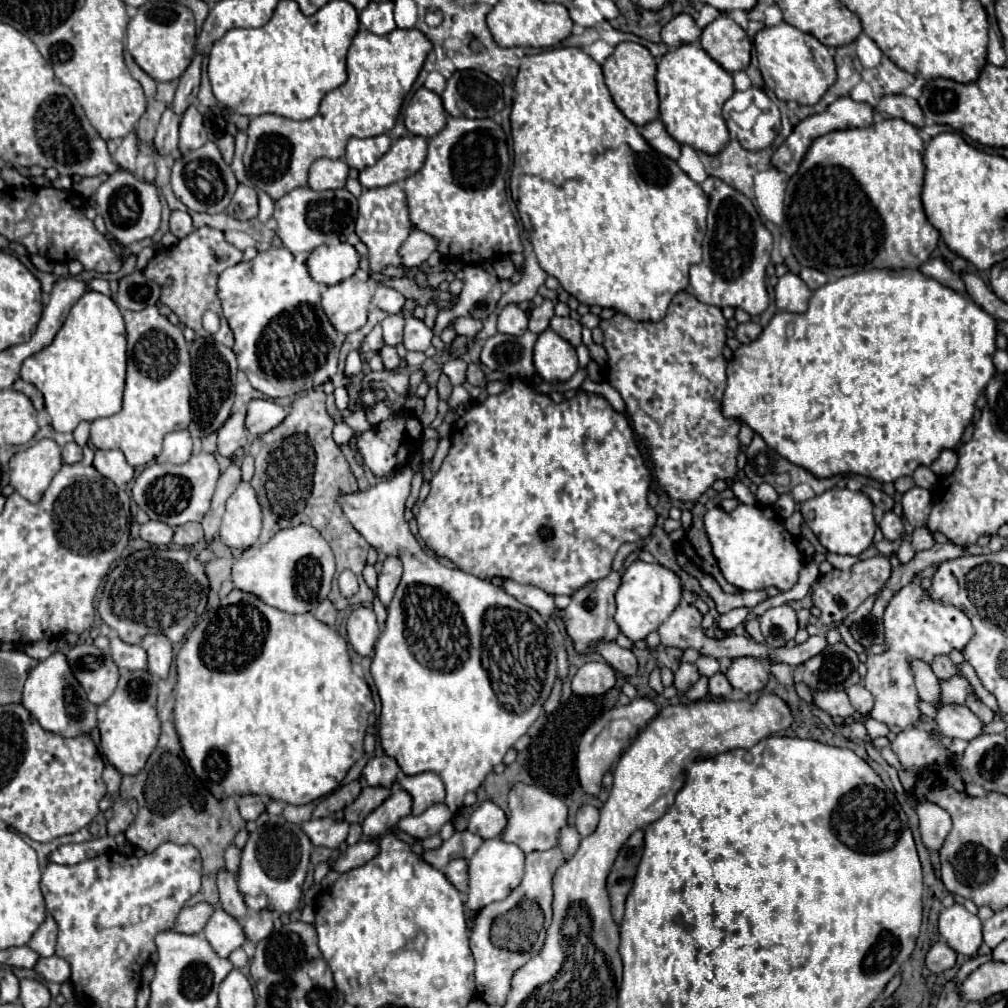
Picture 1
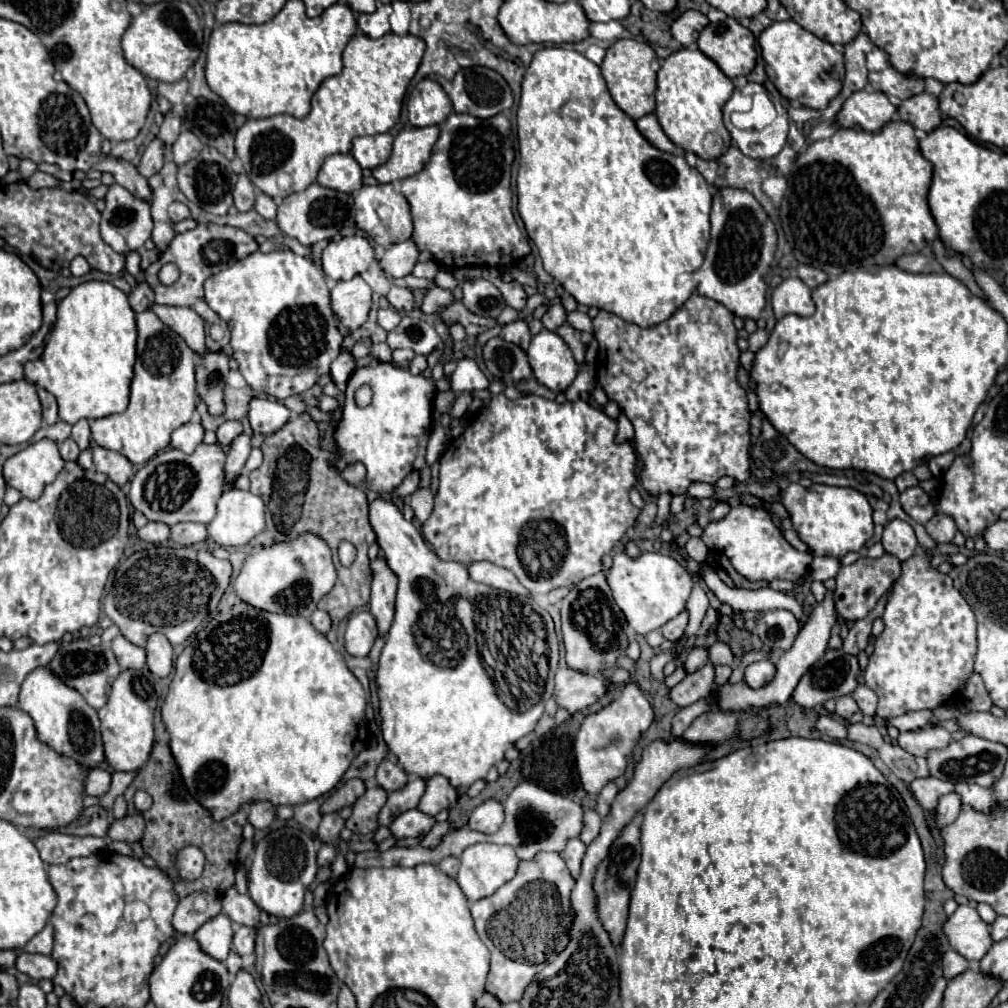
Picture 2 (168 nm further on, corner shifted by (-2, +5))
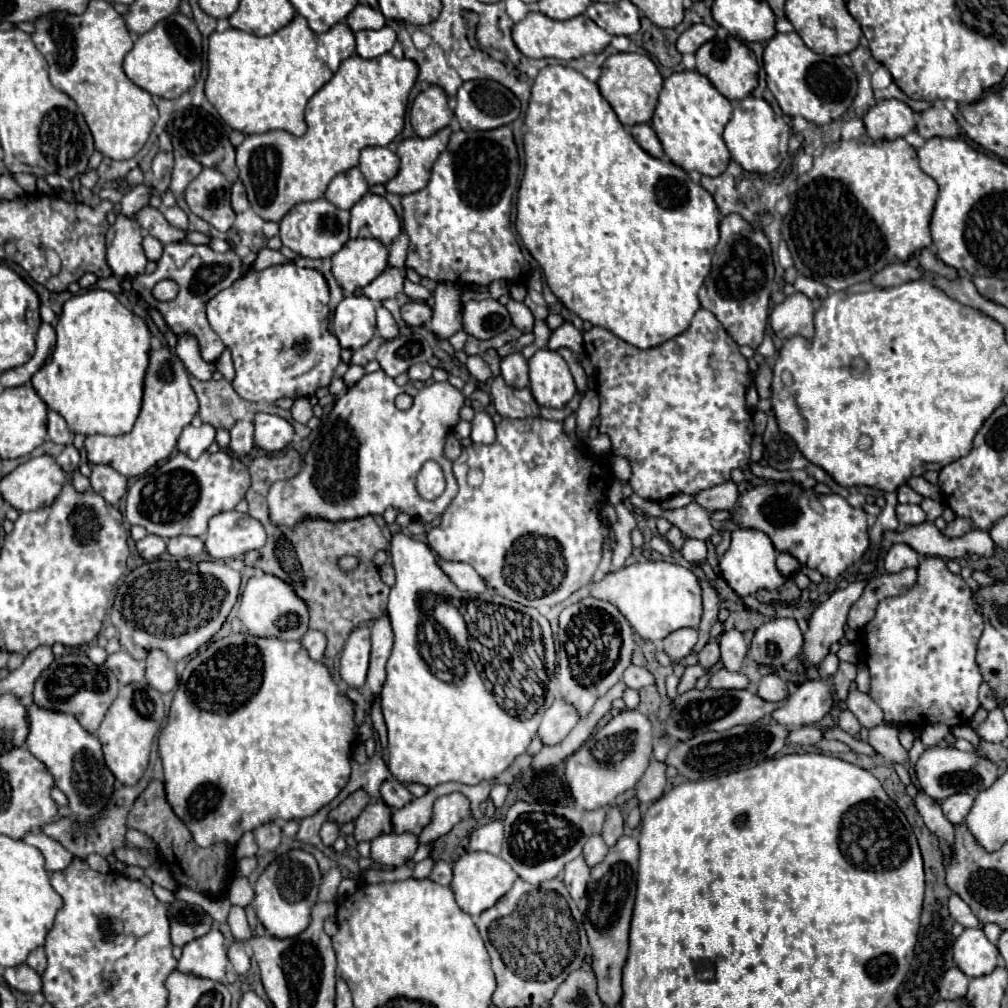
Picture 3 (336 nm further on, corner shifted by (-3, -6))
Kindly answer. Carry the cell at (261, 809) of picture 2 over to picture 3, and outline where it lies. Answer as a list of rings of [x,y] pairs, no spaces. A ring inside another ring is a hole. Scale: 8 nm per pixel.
[[[268,822],[254,830],[254,840],[256,840],[260,852],[276,850],[280,846],[280,838],[282,838],[282,830],[276,822]]]

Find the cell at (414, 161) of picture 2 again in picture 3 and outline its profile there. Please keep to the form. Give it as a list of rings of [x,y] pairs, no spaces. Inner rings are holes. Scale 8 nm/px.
[[[446,126],[430,138],[406,138],[398,144],[400,172],[386,184],[386,190],[398,196],[422,190],[428,184],[432,164],[448,146],[452,128]]]

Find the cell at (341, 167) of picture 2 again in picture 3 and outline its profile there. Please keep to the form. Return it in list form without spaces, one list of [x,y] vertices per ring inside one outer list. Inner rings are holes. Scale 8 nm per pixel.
[[[350,168],[338,174],[326,190],[326,200],[336,204],[338,208],[350,210],[364,194],[368,192],[368,184],[358,168]]]

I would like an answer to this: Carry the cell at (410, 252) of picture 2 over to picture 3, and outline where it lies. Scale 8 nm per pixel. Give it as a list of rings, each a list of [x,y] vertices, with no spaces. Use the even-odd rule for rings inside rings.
[[[388,266],[376,280],[372,280],[362,294],[368,296],[372,302],[382,302],[386,298],[394,298],[396,294],[402,292],[402,284],[404,284],[404,272],[398,268]]]

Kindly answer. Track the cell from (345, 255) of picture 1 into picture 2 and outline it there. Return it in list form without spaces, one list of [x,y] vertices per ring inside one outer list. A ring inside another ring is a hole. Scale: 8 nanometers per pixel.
[[[343,237],[339,241],[331,241],[323,253],[323,271],[335,279],[345,281],[363,273],[375,257],[373,247],[363,237]]]

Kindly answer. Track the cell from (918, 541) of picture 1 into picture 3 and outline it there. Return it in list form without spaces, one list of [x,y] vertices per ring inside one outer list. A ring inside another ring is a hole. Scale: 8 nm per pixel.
[[[956,518],[954,522],[950,522],[950,524],[946,526],[944,534],[946,534],[946,536],[952,536],[952,538],[958,538],[958,536],[970,532],[970,530],[974,530],[972,520],[968,520],[968,518]]]

